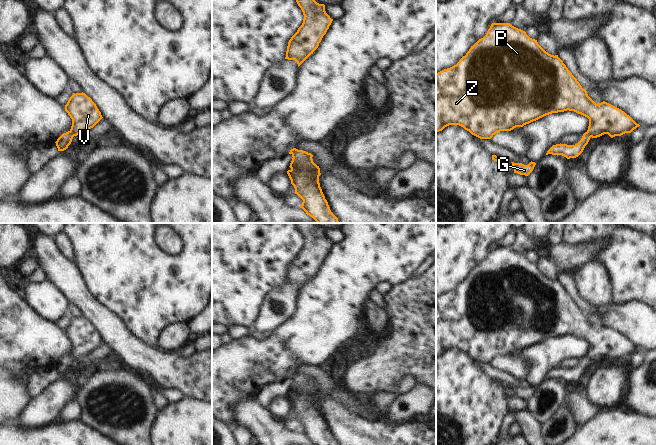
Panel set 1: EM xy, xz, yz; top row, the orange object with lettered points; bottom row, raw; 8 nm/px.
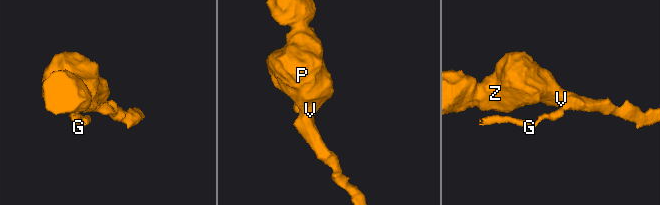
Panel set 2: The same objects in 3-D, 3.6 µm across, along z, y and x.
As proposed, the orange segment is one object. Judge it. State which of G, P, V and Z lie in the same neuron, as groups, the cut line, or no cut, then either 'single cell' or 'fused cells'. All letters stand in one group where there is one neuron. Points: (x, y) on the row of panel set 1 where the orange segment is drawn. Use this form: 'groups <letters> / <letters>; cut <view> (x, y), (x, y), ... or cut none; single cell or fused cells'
groups G / P V Z; cut yz (587, 131), (591, 136); fused cells

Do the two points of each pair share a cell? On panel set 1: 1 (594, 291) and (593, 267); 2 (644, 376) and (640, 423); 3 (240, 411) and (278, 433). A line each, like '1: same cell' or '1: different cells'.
1: same cell
2: different cells
3: same cell

